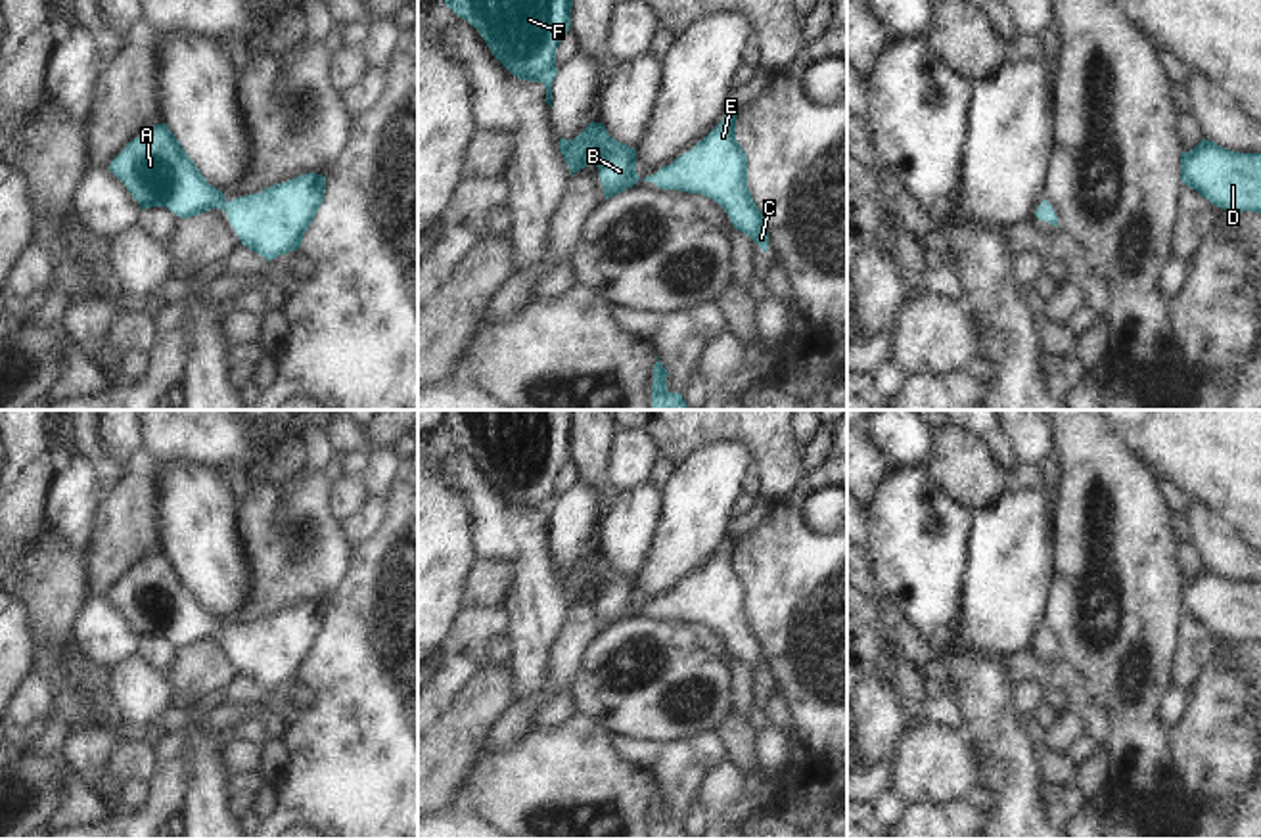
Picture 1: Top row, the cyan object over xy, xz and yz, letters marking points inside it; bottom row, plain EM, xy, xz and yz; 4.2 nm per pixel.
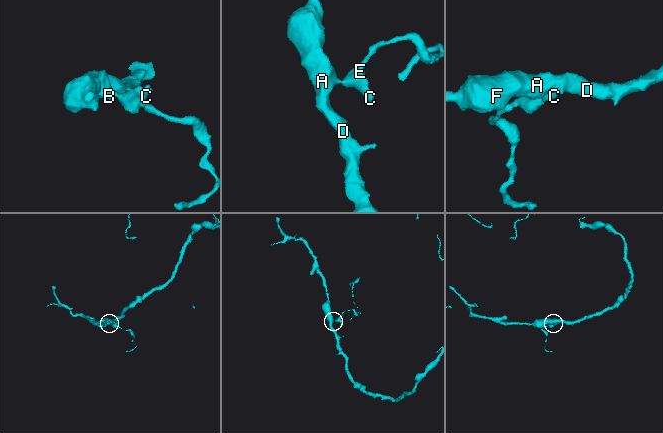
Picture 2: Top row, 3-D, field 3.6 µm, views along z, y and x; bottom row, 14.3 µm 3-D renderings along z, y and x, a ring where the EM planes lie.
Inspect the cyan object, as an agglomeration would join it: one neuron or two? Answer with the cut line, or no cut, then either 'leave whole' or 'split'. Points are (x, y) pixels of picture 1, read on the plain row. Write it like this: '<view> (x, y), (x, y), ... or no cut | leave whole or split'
no cut | leave whole

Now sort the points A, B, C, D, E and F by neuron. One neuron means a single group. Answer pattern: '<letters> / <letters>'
A B C D E F

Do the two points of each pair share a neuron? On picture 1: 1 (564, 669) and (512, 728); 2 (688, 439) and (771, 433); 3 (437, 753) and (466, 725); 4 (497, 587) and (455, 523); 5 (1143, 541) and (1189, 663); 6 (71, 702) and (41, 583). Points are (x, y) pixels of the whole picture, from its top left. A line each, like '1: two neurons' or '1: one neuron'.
1: one neuron
2: one neuron
3: one neuron
4: two neurons
5: two neurons
6: one neuron

